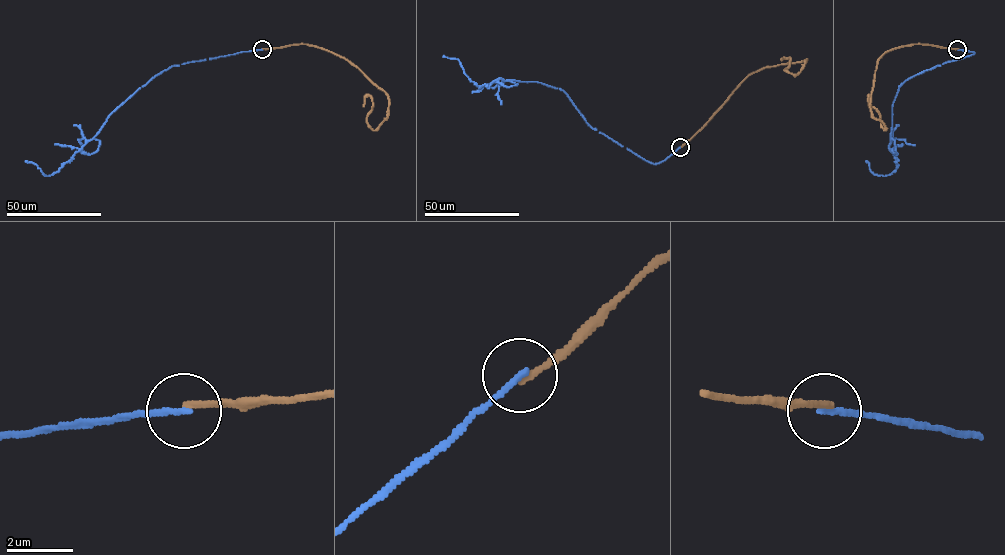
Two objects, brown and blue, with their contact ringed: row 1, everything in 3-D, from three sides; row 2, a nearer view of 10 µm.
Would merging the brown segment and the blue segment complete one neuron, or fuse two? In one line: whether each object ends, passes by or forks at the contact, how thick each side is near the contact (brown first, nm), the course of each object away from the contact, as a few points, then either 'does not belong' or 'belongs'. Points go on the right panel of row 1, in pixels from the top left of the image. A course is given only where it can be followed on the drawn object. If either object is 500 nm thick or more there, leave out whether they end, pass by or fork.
brown ends there; blue ends there; 200 nm thick on the brown side, 180 nm on the other; brown runs (958, 49), (911, 44), (886, 52), (877, 63), (870, 107), (884, 130), (868, 95), (869, 106); blue runs (958, 49), (974, 53), (899, 86), (889, 146), (898, 160), (896, 168), (879, 175), (866, 161); does not belong

